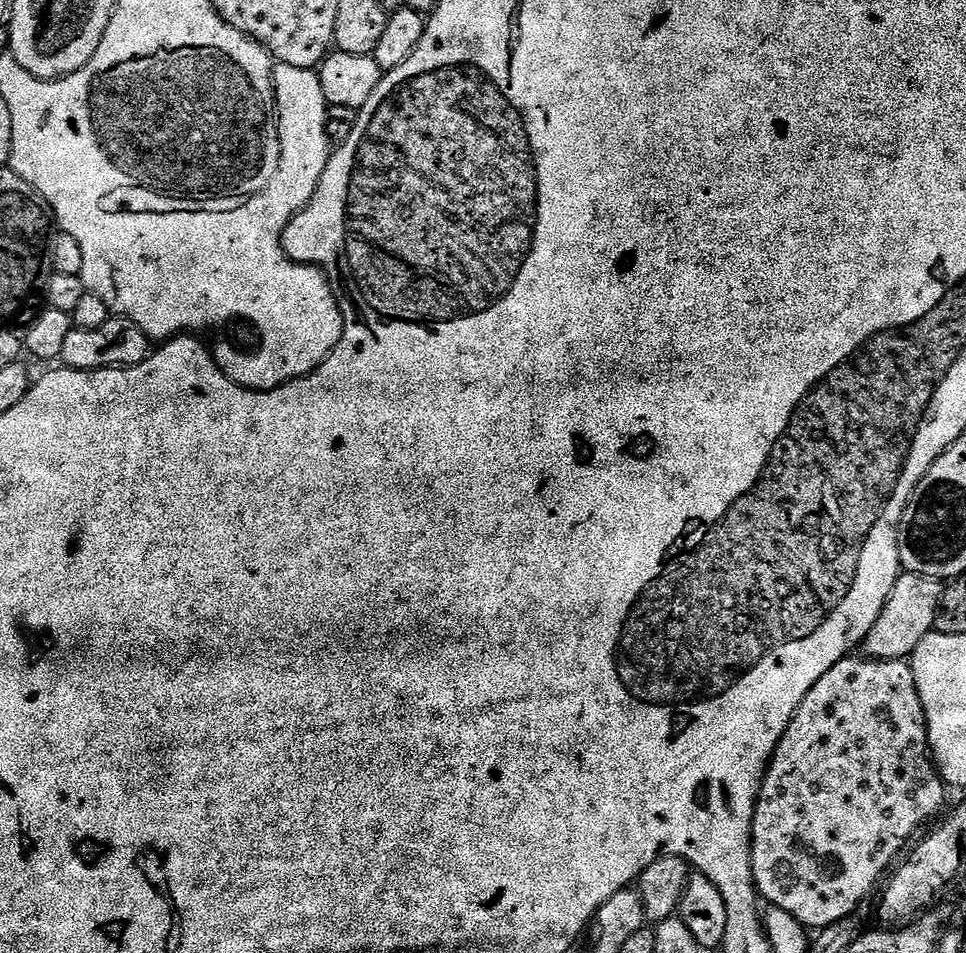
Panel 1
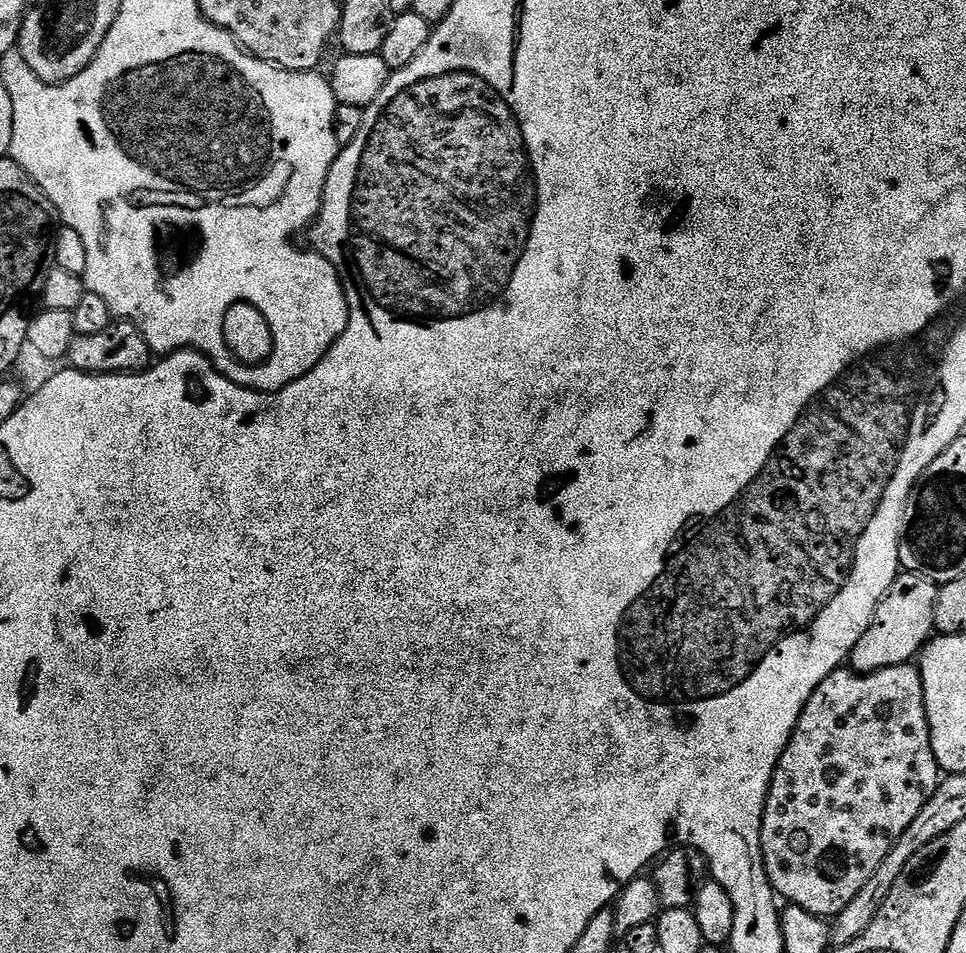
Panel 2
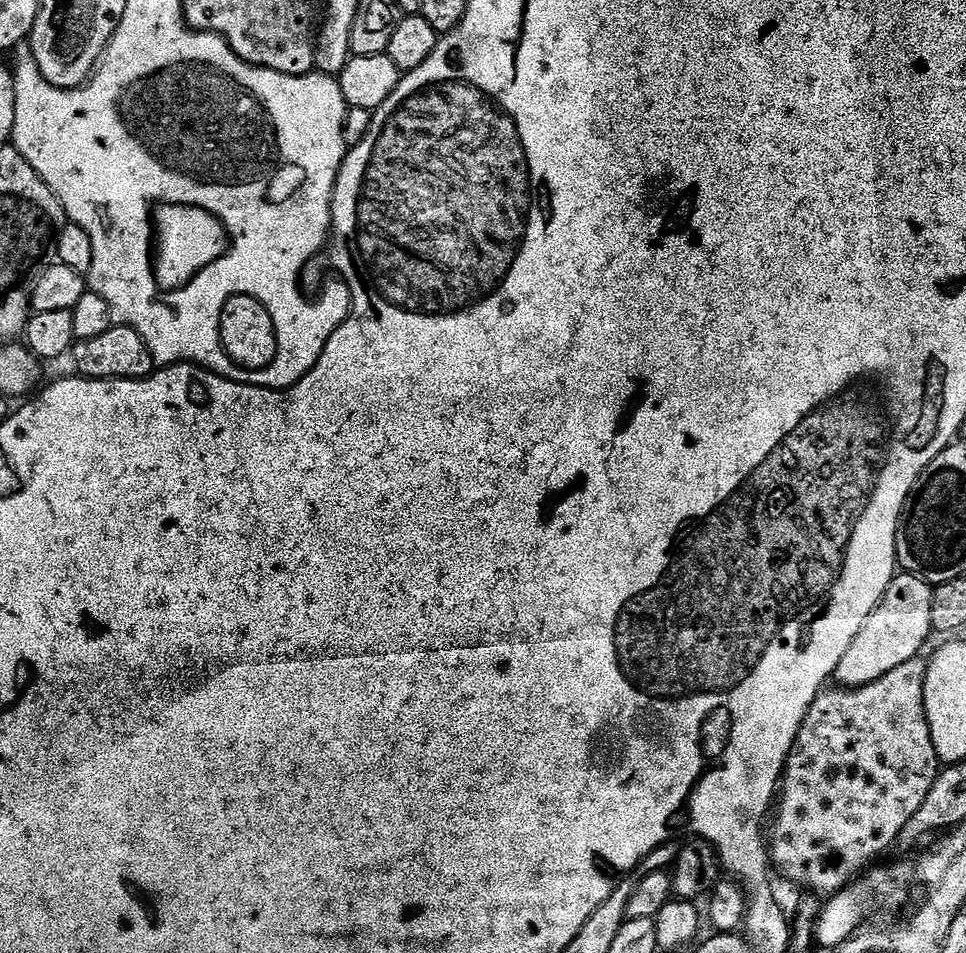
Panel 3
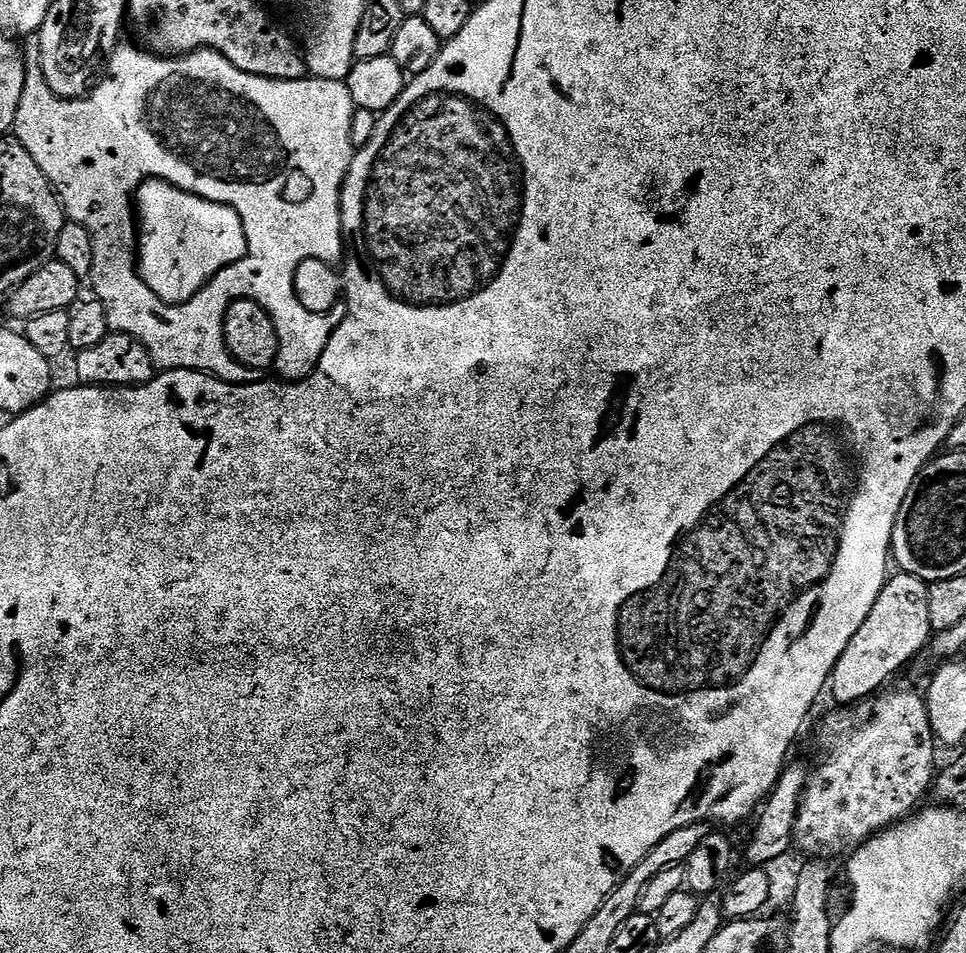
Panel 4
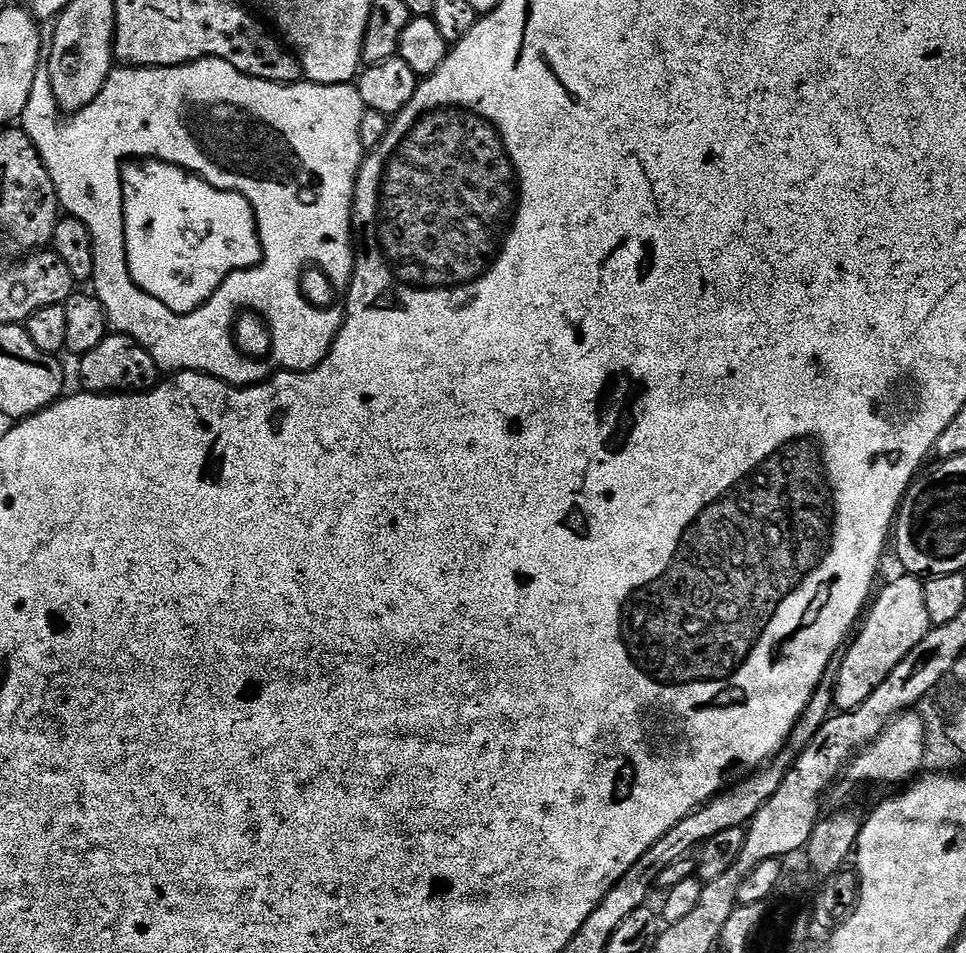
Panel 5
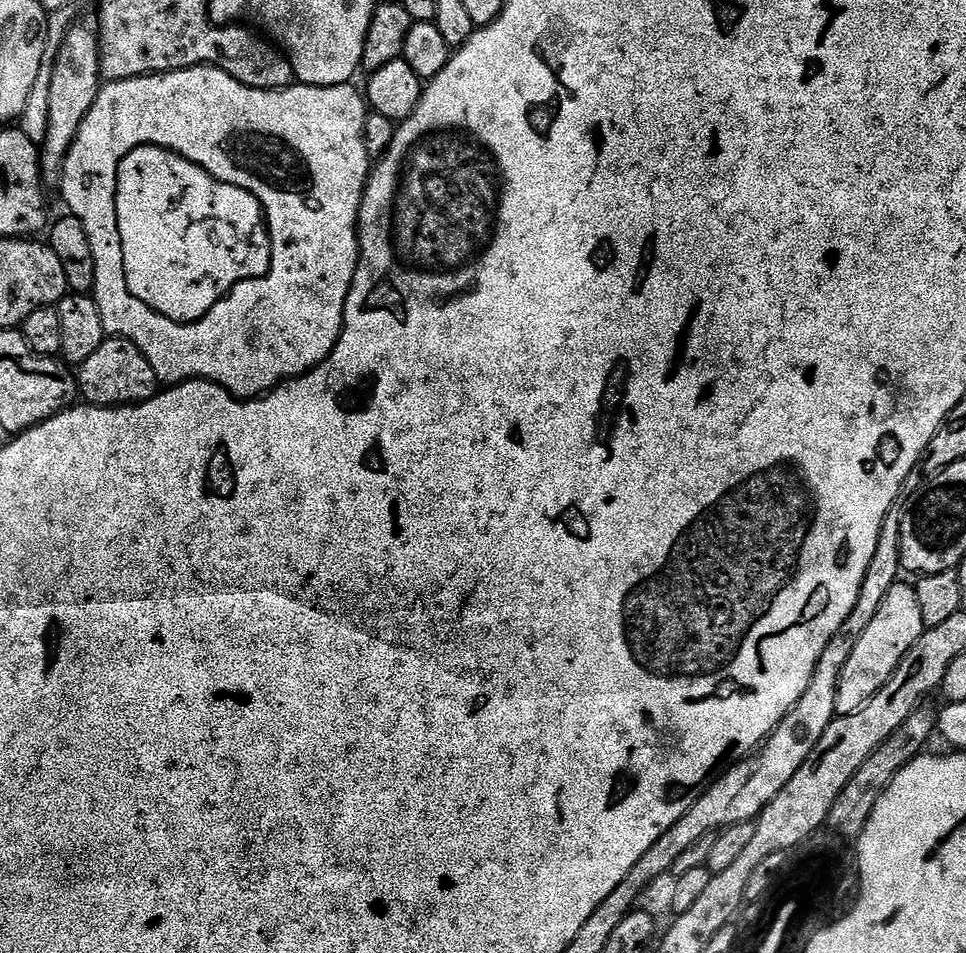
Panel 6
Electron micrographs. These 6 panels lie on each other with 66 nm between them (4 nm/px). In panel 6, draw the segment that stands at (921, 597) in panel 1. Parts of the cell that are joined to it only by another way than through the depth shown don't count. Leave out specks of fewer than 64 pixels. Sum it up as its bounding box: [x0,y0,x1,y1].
[837,582,924,716]

